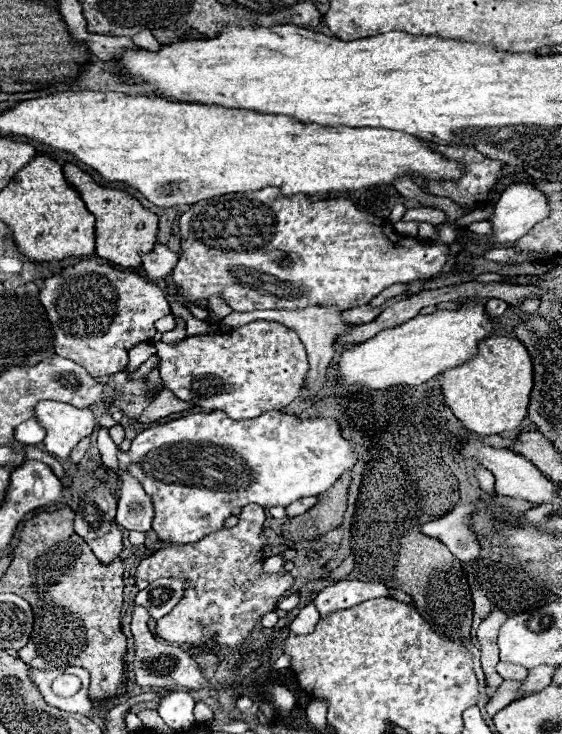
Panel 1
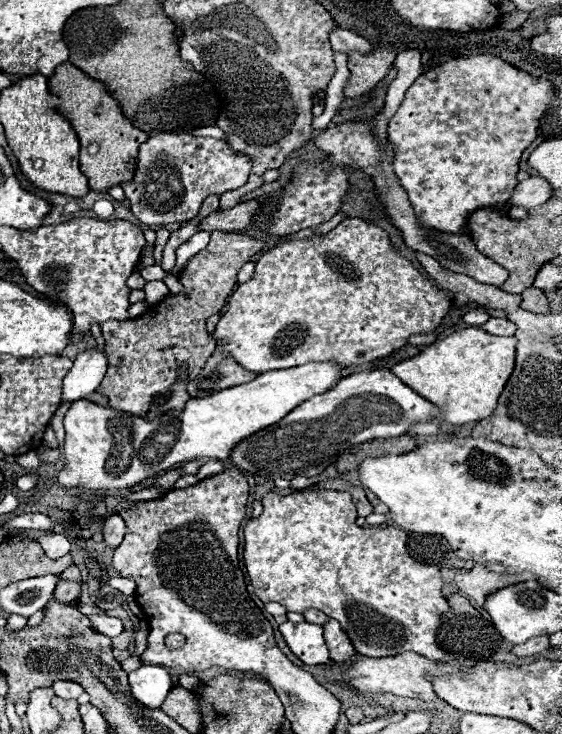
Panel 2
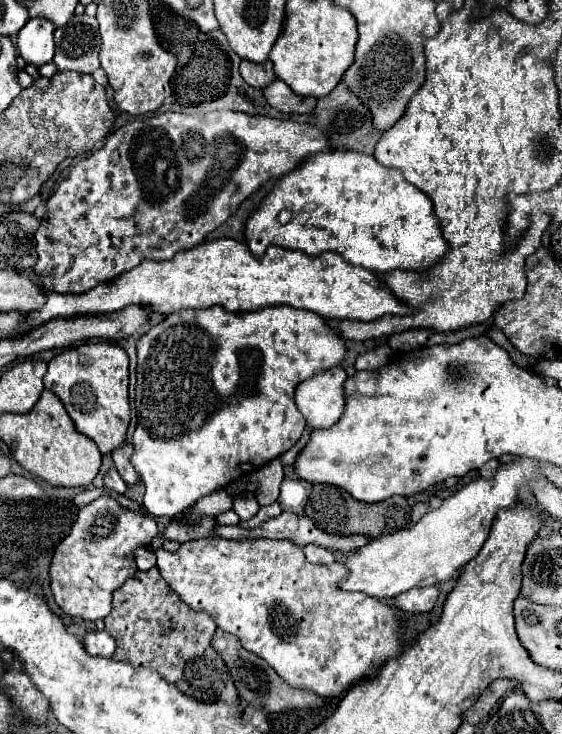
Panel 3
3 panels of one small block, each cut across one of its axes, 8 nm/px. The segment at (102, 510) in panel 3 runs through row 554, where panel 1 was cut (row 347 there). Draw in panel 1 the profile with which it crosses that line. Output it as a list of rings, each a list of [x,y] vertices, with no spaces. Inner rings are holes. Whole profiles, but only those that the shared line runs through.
[[[86,258],[82,262],[62,268],[54,276],[44,278],[44,288],[40,290],[38,298],[46,308],[46,314],[54,330],[56,354],[72,358],[74,362],[82,364],[92,378],[122,372],[128,364],[128,352],[136,344],[152,340],[156,334],[154,322],[170,314],[166,292],[160,290],[154,282],[148,282],[148,278],[142,274],[130,270],[118,270],[112,264],[102,262],[100,258]]]

